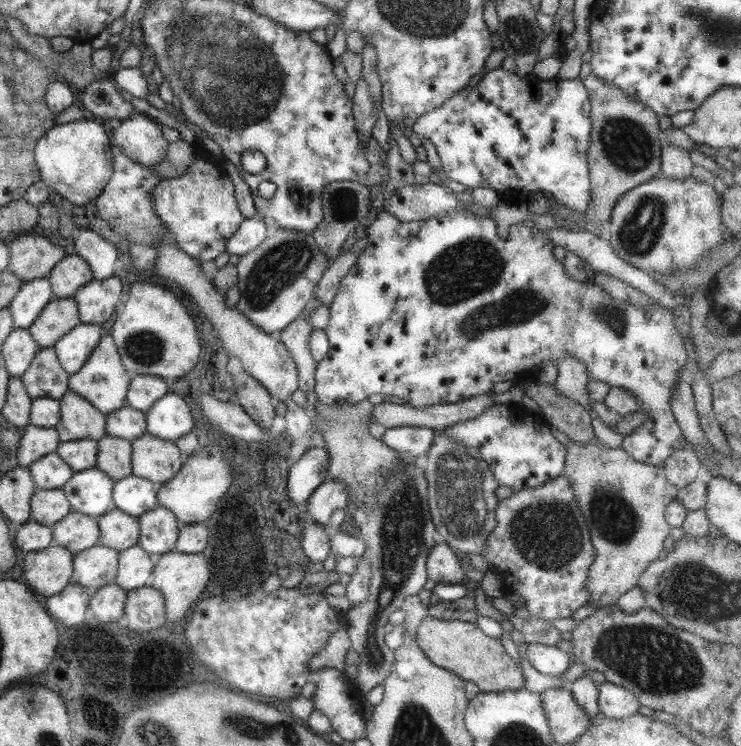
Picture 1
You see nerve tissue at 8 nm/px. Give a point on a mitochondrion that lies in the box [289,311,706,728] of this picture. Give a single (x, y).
(404, 520)

